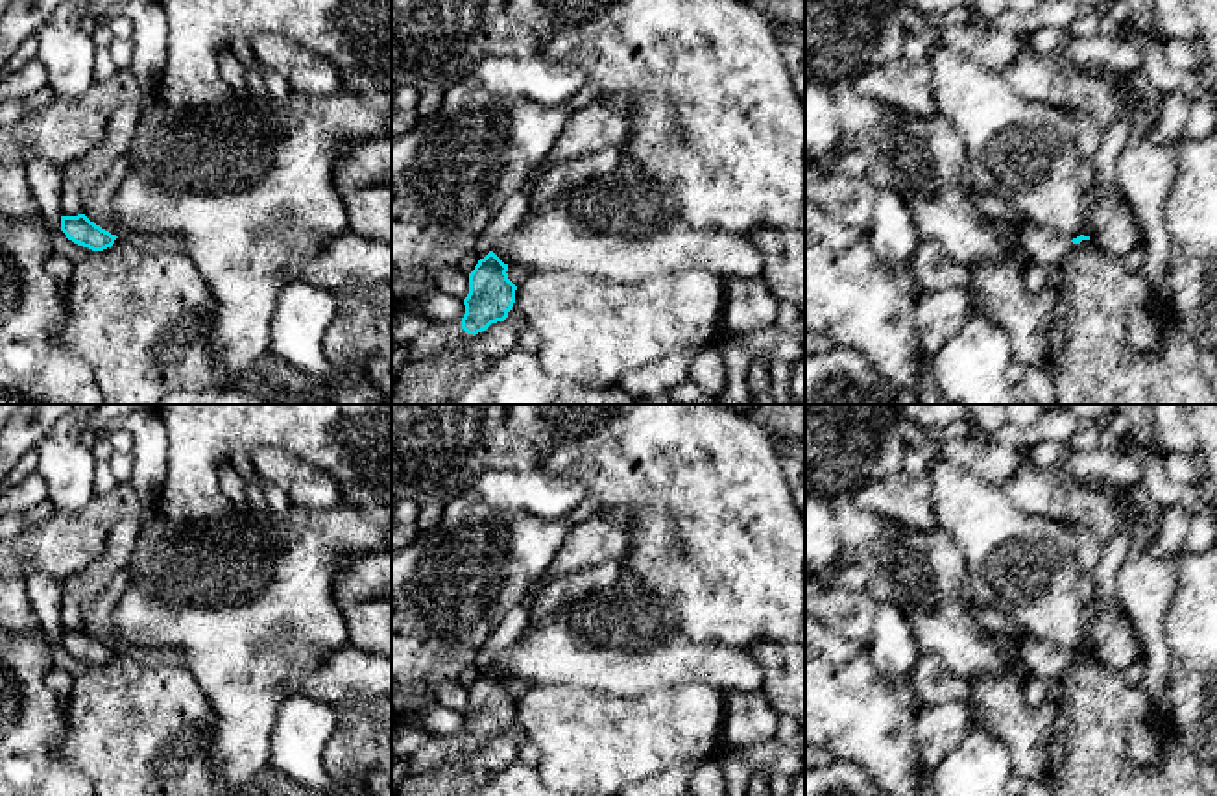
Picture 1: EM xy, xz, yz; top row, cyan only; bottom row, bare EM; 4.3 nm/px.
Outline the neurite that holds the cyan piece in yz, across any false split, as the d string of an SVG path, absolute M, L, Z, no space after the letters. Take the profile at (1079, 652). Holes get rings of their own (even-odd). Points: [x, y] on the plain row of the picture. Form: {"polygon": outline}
{"polygon": "M1032 637L1012 639L1005 643L1012 654L1014 670L1027 680L1042 680L1047 685L1060 680L1075 657L1090 650L1067 652L1058 646Z"}

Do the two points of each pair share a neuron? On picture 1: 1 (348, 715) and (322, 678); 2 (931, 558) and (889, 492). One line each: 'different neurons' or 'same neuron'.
1: different neurons
2: different neurons

